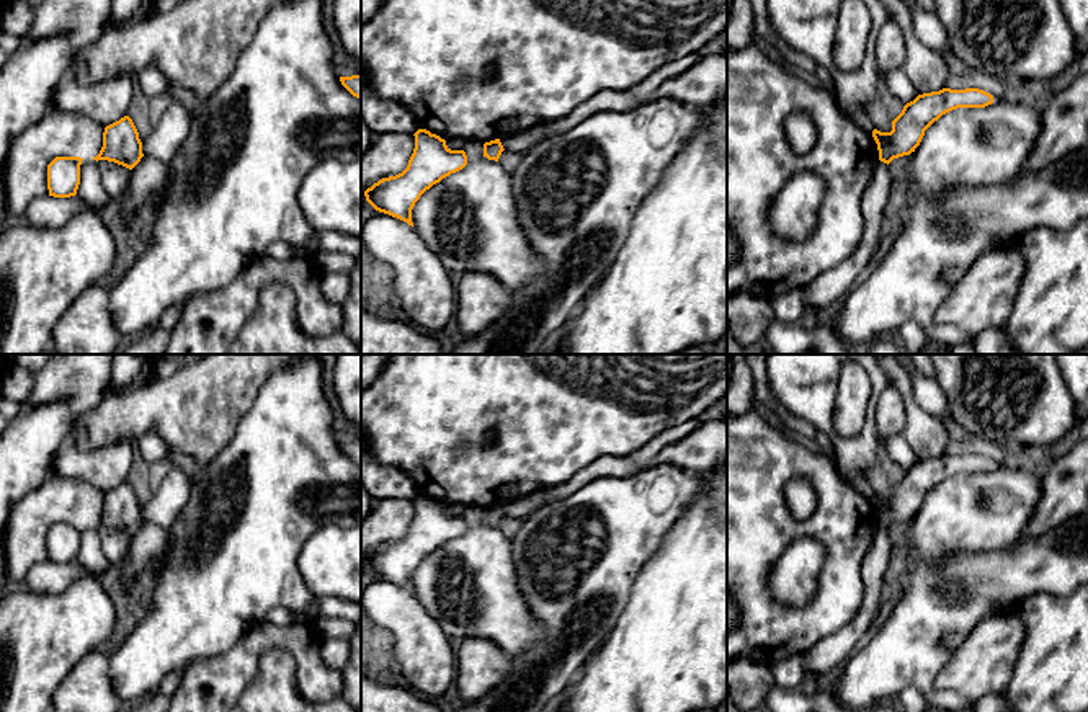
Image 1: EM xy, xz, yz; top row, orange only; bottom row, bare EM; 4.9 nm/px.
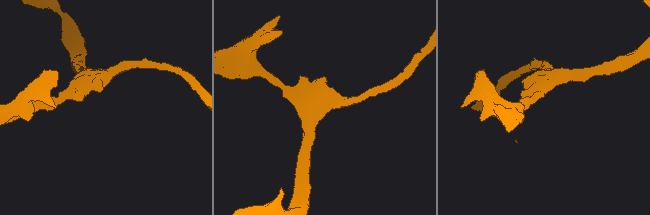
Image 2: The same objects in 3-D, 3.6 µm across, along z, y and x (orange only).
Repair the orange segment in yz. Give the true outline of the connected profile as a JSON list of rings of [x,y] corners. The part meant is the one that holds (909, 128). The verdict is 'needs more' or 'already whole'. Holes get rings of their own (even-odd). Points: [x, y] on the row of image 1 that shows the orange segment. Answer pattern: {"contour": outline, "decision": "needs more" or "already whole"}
{"contour": [[[979,88],[951,90],[918,95],[907,103],[902,113],[892,121],[890,132],[872,131],[877,144],[879,160],[890,163],[894,158],[910,155],[920,145],[925,131],[943,114],[957,108],[985,108],[993,96]]], "decision": "already whole"}

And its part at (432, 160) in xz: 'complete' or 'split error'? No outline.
complete

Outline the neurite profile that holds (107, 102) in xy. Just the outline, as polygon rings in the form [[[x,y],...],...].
[[[69,69],[56,87],[51,108],[85,114],[106,127],[127,116],[136,90],[131,70],[85,85],[77,80],[75,69]]]

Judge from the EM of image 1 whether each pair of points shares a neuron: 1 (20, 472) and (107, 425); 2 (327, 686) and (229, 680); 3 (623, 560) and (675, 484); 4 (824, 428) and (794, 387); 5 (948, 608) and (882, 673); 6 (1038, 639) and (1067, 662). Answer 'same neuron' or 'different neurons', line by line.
1: different neurons
2: same neuron
3: same neuron
4: same neuron
5: same neuron
6: same neuron

